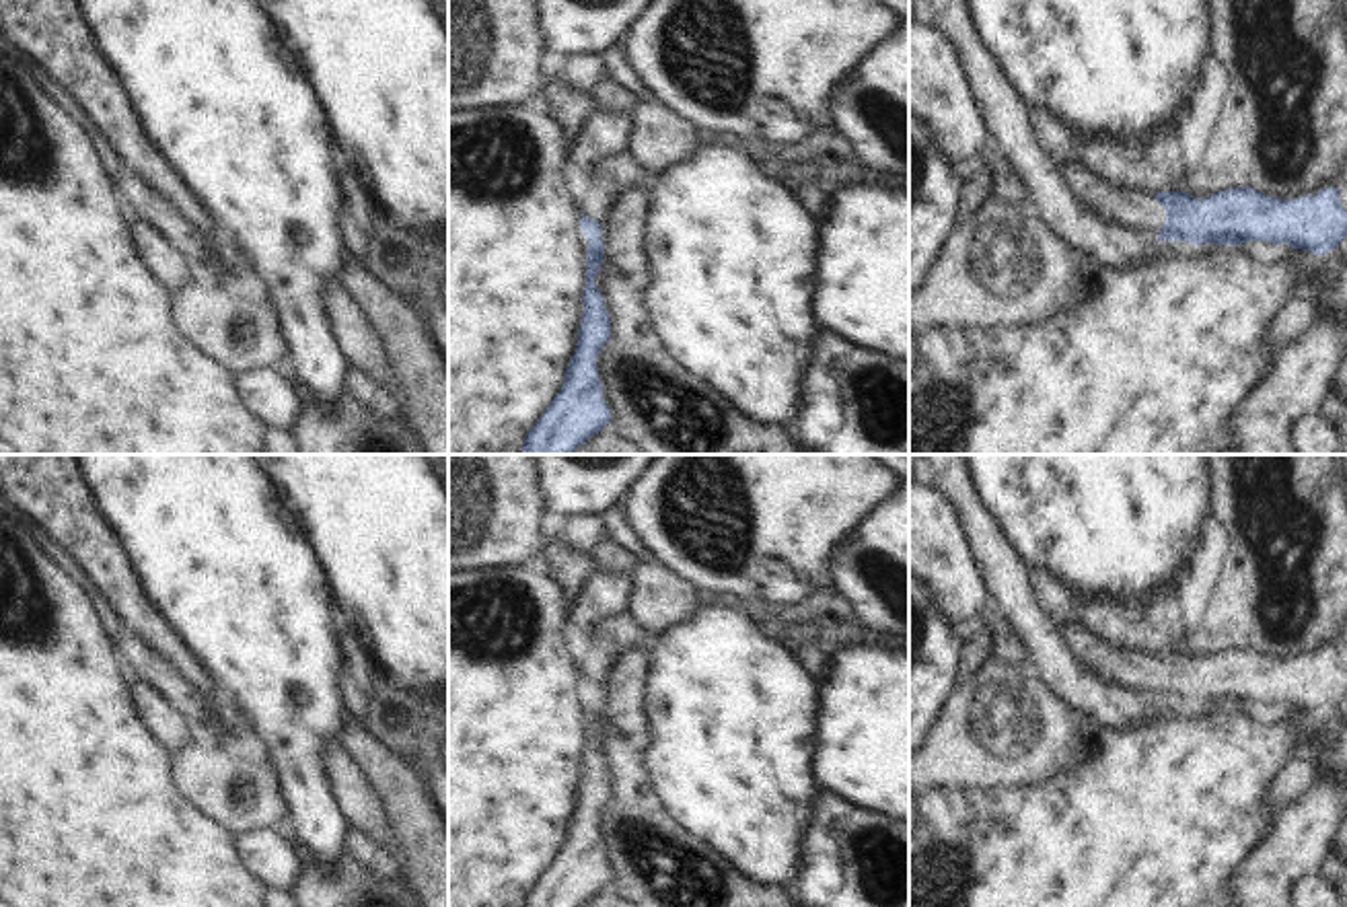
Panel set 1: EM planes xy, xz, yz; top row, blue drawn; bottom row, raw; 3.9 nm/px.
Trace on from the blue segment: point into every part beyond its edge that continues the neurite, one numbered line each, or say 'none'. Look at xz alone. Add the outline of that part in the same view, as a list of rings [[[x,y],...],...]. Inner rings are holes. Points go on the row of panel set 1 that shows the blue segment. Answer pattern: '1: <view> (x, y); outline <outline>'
1: xz (607, 177); outline [[[629,156],[603,158],[590,165],[586,173],[588,189],[578,210],[600,226],[605,226],[611,206],[625,187],[648,185],[654,177],[654,173],[638,169]]]

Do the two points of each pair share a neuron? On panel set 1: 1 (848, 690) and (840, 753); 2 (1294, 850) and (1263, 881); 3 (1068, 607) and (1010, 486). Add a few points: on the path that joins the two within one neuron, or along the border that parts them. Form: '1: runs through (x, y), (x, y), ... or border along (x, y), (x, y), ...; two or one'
1: runs through (848, 706), (848, 737); one
2: runs through (1286, 858), (1271, 873); one
3: border along (1029, 570), (1043, 568), (1051, 572), (1072, 593); two

